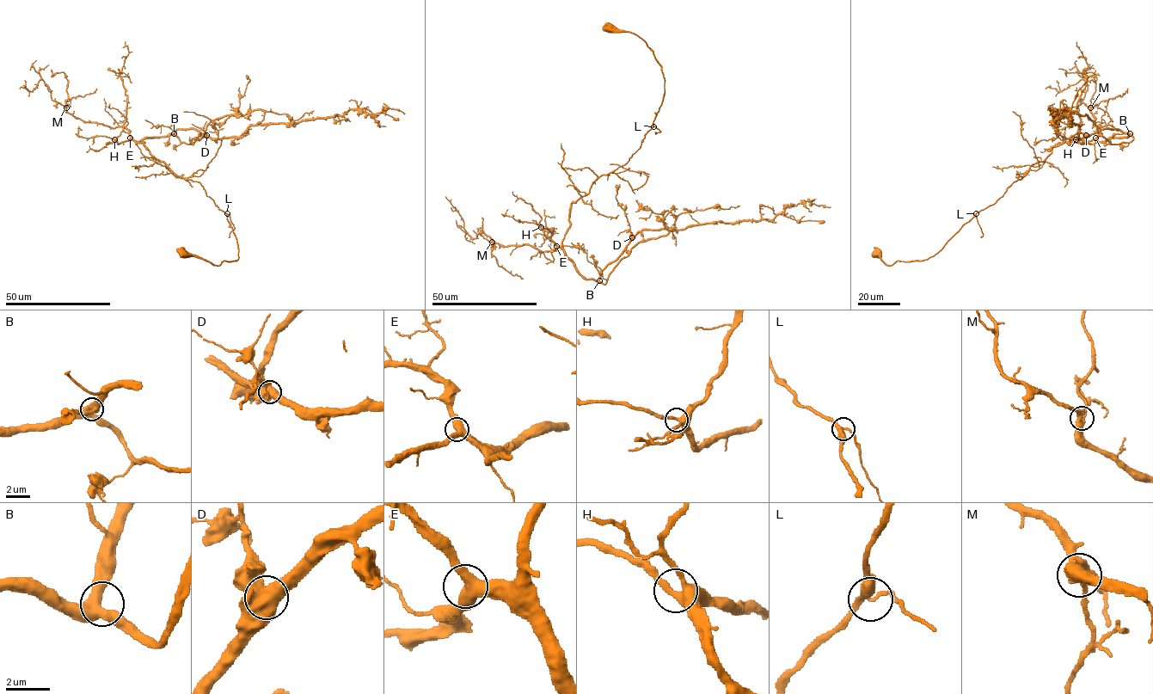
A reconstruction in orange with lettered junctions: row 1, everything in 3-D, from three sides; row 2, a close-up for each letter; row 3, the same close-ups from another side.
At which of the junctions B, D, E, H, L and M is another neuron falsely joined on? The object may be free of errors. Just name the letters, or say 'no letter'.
no letter

